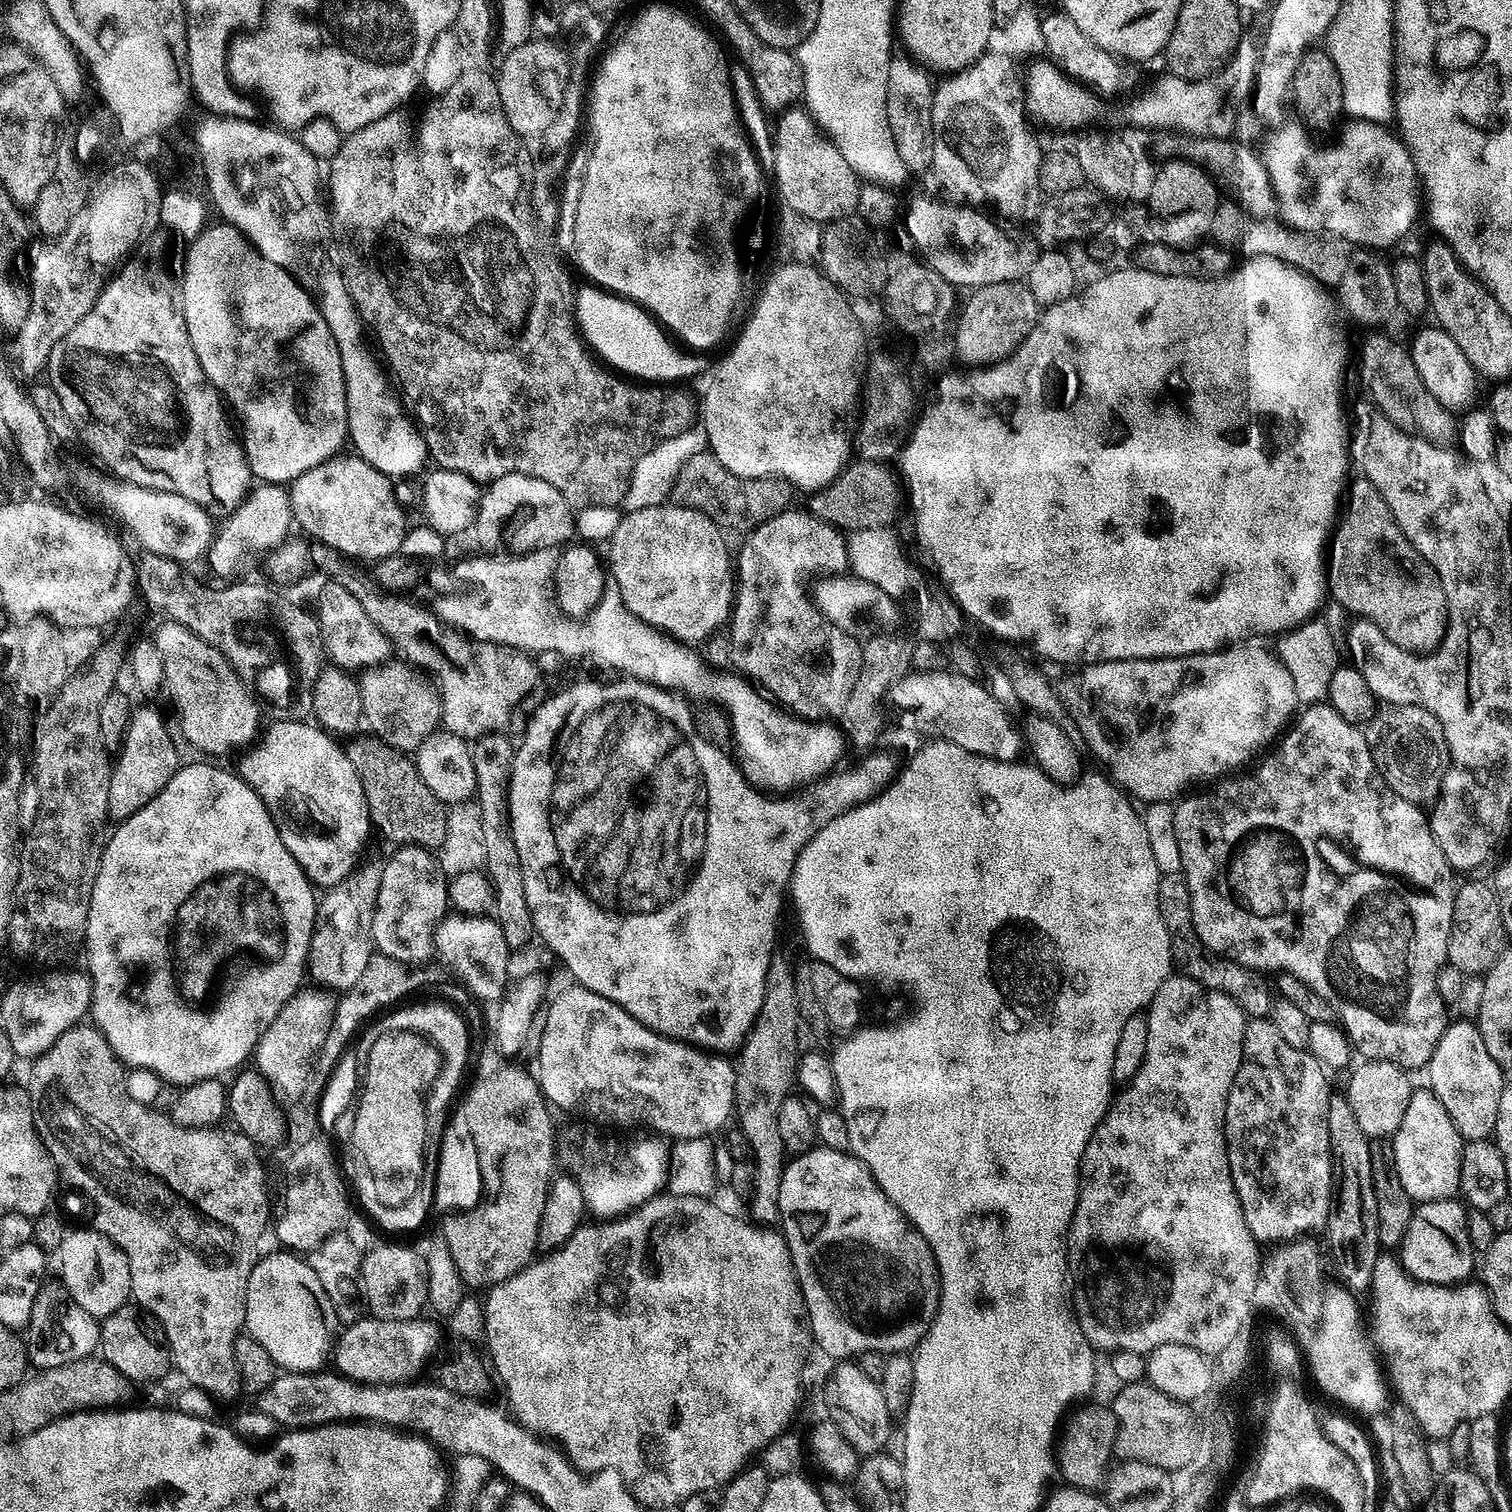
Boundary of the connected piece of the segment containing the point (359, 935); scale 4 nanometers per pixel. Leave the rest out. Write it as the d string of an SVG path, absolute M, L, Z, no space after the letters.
M378 859L372 860L369 864L361 863L359 867L349 873L342 882L338 882L333 888L327 889L319 897L316 907L315 930L312 932L311 950L309 952L309 975L319 985L345 992L356 984L362 976L363 970L374 952L372 942L373 912L378 902L378 886L382 886L383 863Z

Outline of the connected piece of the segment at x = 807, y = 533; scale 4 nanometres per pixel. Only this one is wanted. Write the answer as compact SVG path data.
M807 510L783 512L751 529L743 537L740 560L738 556L738 587L730 609L732 632L727 633L730 660L737 673L759 685L787 711L817 722L823 721L823 716L839 717L843 713L863 666L861 641L831 624L815 603L804 597L804 588L800 585L807 568L824 568L827 564L833 564L836 570L849 567L850 554L840 535L837 527L821 521Z

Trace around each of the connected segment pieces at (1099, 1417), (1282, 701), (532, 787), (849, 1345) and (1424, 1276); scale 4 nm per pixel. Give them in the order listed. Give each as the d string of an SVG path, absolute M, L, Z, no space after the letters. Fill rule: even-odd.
M1087 1404L1080 1406L1085 1406L1085 1408L1077 1407L1067 1417L1066 1423L1059 1433L1058 1447L1055 1449L1054 1455L1059 1475L1061 1477L1064 1475L1065 1482L1063 1483L1065 1485L1073 1488L1096 1490L1099 1489L1099 1484L1101 1487L1105 1483L1106 1473L1114 1460L1116 1416L1111 1407L1104 1405L1103 1408L1100 1404Z
M1250 645L1225 646L1218 652L1199 652L1193 656L1168 656L1164 660L1108 660L1104 664L1083 665L1079 669L1080 677L1076 680L1074 715L1087 751L1092 751L1105 764L1103 767L1106 769L1107 775L1129 797L1135 798L1137 801L1149 800L1152 804L1158 803L1159 800L1173 799L1172 801L1175 801L1181 793L1188 790L1183 790L1183 788L1188 788L1191 784L1198 783L1199 780L1213 779L1212 781L1215 781L1225 774L1235 773L1232 771L1246 763L1260 750L1265 751L1285 731L1300 706L1294 678L1291 678L1290 672L1286 670L1279 657L1269 649L1266 651Z
M616 679L620 680L613 684L580 680L562 689L553 700L545 699L531 715L526 726L528 733L515 749L508 788L509 822L512 823L512 838L521 859L522 886L533 916L535 935L540 940L544 939L545 946L568 967L577 985L594 990L602 994L602 998L622 1006L650 1030L669 1036L671 1040L683 1040L701 1050L711 1050L716 1054L735 1053L747 1039L762 1010L768 989L768 968L774 962L772 951L776 948L776 923L780 920L780 907L784 902L786 904L786 893L792 883L792 871L800 851L808 845L810 838L814 838L814 834L818 834L818 830L822 830L822 826L883 792L897 775L898 763L890 753L876 752L845 772L833 771L791 798L773 799L749 784L737 761L731 755L728 757L724 748L716 748L699 737L695 730L694 712L687 708L689 705L683 699L656 684L647 684L645 680Z
M813 1146L807 1152L793 1155L784 1165L782 1186L778 1186L778 1210L778 1224L781 1224L779 1227L792 1255L796 1277L800 1283L800 1293L804 1299L806 1324L815 1347L817 1344L826 1355L833 1356L831 1359L836 1362L858 1358L864 1352L891 1354L907 1353L915 1349L920 1340L927 1335L940 1306L940 1271L926 1238L917 1230L915 1224L911 1224L902 1214L902 1210L898 1210L898 1206L894 1206L894 1202L890 1202L890 1198L882 1194L878 1182L874 1182L870 1170L863 1162L853 1156L851 1151L839 1152L823 1146Z
M1459 1199L1431 1200L1425 1204L1417 1203L1412 1209L1410 1226L1406 1226L1404 1241L1398 1245L1398 1259L1409 1276L1427 1284L1455 1284L1469 1279L1472 1267L1477 1267L1478 1256L1470 1242L1470 1234L1466 1230L1468 1212Z

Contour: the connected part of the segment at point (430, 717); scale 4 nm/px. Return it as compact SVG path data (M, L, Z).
M394 659L366 667L359 673L364 711L362 720L366 728L368 724L367 731L371 735L408 754L441 727L440 693L435 683L421 669L403 659Z

